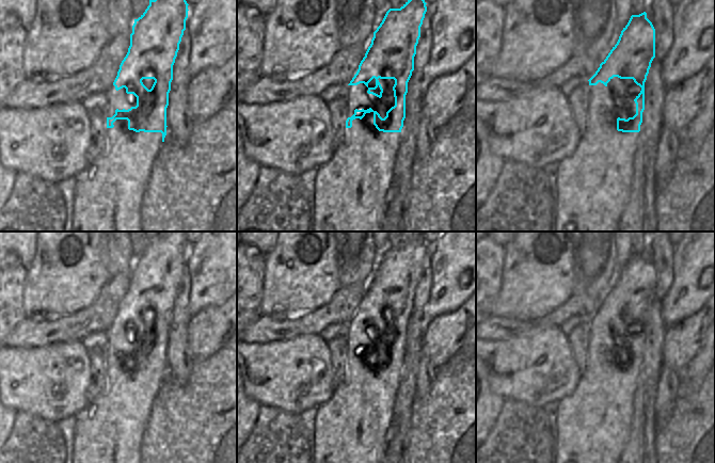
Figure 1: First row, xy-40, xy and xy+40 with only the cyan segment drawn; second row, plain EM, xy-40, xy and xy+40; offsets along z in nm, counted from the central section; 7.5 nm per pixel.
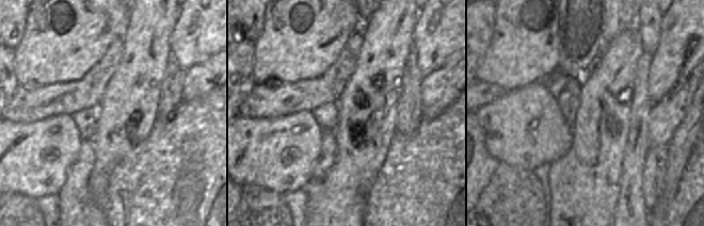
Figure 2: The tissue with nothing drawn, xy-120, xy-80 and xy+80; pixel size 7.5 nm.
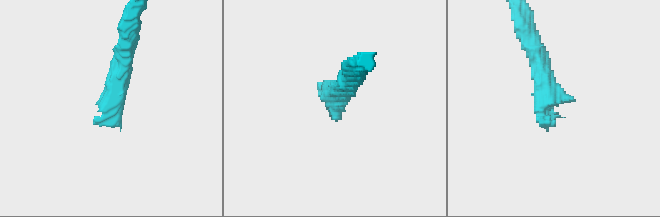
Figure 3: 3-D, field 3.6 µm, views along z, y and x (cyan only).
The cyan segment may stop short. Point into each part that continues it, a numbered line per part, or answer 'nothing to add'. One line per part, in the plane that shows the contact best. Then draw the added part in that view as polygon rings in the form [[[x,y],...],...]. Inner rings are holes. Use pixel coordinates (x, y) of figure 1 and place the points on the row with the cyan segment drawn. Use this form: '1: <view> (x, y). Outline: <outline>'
1: xy (358, 97). Outline: [[[374,78],[368,85],[360,83],[358,85],[348,85],[348,117],[354,114],[354,110],[367,110],[371,108],[377,111],[382,118],[386,116],[386,112],[395,106],[395,97],[393,86],[394,79],[378,79],[382,89],[382,97],[379,98],[372,94],[368,94],[369,87],[376,86],[376,79]]]

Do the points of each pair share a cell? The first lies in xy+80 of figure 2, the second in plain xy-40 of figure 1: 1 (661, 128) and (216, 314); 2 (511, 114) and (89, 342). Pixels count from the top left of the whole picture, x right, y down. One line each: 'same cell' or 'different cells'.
1: same cell
2: different cells

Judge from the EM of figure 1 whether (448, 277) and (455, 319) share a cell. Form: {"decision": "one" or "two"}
{"decision": "two"}

